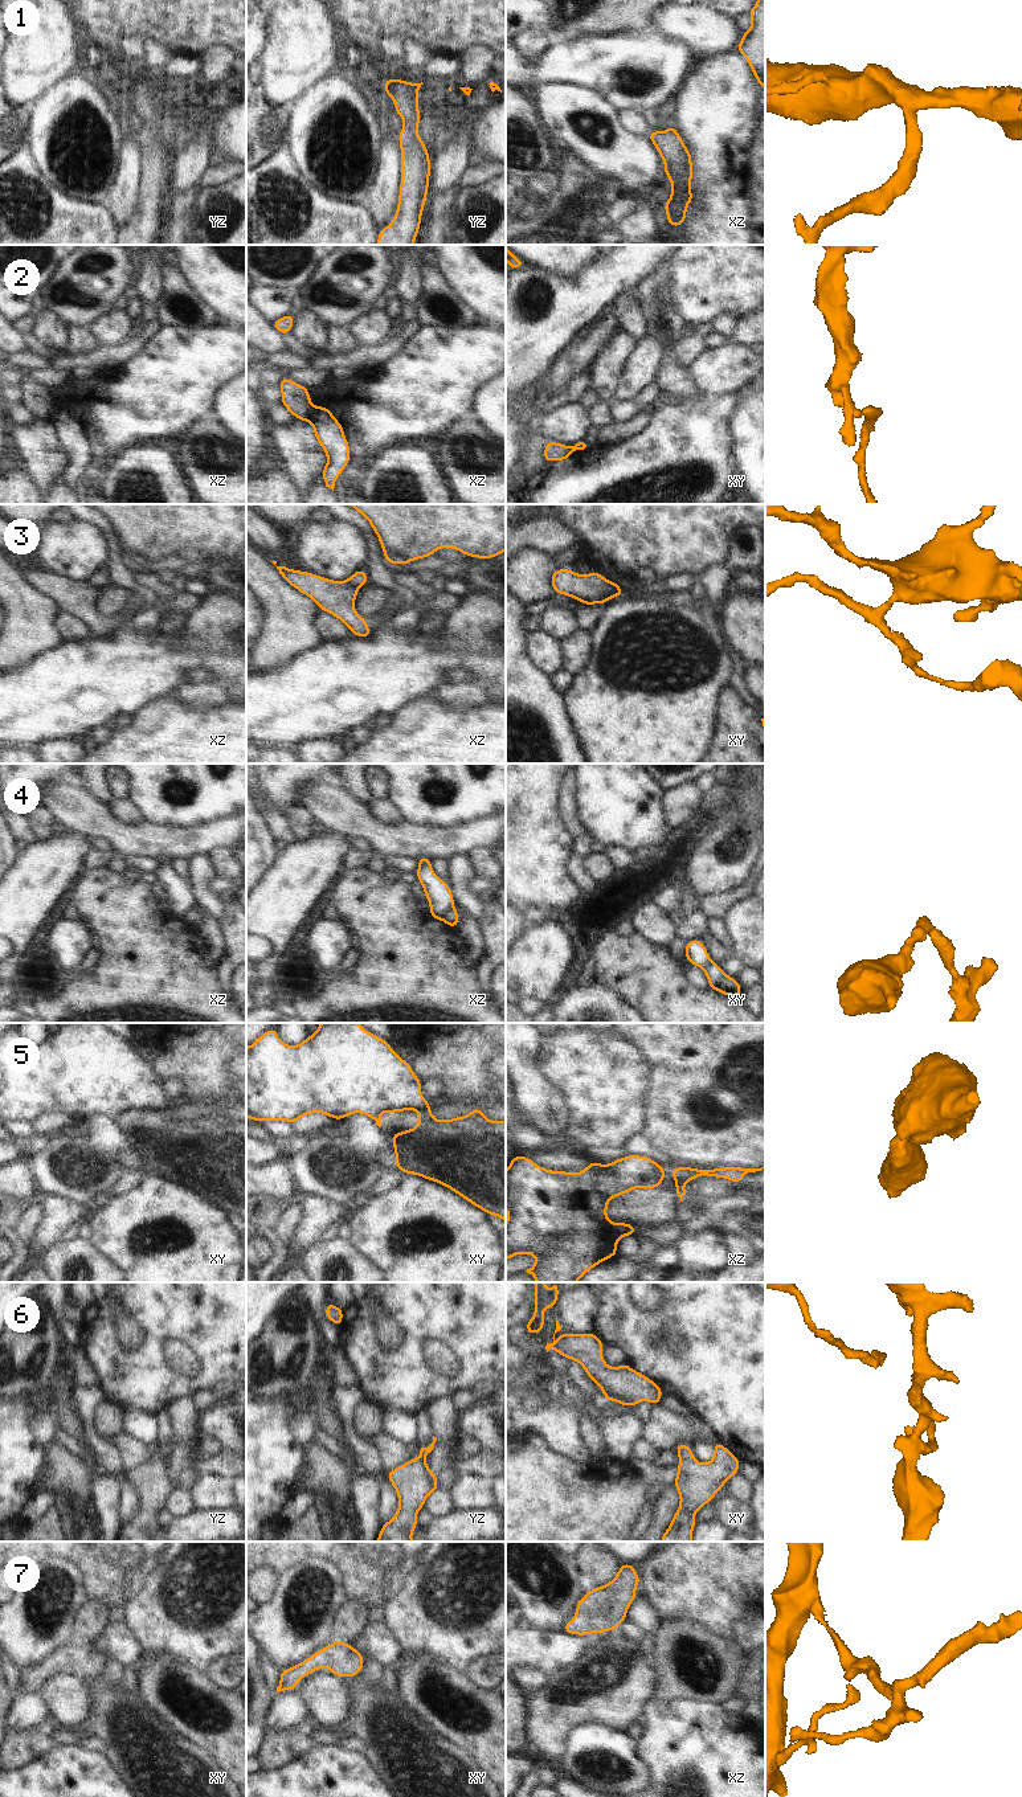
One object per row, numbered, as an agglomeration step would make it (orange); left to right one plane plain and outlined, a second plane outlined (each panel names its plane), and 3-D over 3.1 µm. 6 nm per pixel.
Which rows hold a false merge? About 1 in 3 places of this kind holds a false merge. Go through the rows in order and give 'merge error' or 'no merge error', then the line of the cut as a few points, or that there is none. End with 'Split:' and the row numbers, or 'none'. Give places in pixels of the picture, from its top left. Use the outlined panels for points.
1: no merge error; cut none
2: merge error; cut xz (313, 406), (306, 420)
3: merge error; cut xy (612, 584), (616, 596)
4: merge error; cut xz (453, 905), (446, 911), (442, 920)
5: merge error; cut xz (662, 1181), (646, 1181), (641, 1187)
6: no merge error; cut none
7: no merge error; cut none
Split: 2, 3, 4, 5

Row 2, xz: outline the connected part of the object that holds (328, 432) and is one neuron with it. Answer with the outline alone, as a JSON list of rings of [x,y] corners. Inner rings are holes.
[[[312,406],[308,410],[307,421],[327,455],[327,463],[322,470],[323,482],[326,487],[334,491],[339,475],[352,457],[349,454],[349,443],[344,435],[344,427],[327,406]]]

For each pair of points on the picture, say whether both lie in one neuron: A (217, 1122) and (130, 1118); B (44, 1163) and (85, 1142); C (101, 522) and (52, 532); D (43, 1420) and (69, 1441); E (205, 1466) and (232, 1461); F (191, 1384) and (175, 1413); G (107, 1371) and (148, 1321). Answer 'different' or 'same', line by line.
A: same
B: same
C: different
D: same
E: same
F: different
G: same

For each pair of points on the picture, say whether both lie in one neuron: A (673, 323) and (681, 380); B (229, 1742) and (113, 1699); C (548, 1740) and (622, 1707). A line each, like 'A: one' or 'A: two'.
A: one
B: two
C: one

